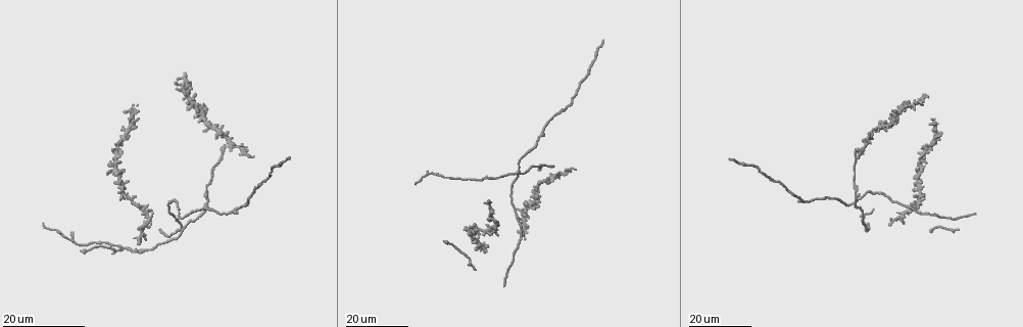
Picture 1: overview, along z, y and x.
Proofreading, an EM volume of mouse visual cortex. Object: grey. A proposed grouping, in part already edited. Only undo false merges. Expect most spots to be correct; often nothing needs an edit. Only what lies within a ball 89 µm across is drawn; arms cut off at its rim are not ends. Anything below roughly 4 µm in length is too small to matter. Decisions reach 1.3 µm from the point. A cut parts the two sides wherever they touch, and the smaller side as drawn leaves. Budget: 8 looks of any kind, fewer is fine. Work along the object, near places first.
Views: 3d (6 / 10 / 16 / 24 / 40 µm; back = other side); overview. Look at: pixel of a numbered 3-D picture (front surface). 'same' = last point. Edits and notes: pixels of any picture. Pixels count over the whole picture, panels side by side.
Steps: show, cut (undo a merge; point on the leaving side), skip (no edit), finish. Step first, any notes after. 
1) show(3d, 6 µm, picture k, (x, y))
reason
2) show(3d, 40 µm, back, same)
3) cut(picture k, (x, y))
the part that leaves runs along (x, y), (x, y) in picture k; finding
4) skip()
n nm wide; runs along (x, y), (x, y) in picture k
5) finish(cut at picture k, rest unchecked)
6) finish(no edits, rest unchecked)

show(3d, 16 µm, picture 1, (489, 212))
four or more arms meet

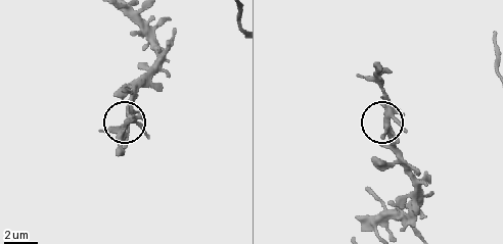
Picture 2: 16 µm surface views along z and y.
show(3d, 6 µm, picture 2, (385, 119))
zoom in

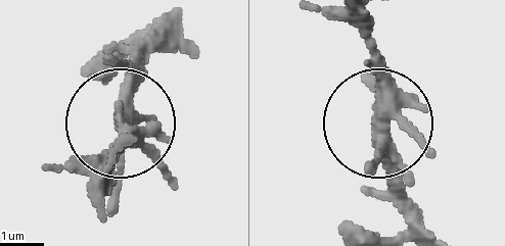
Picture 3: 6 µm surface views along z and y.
skip()
runs along (375, 128), (375, 25) in picture 3; all the same cell

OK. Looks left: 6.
show(3d, 24 µm, picture 1, (130, 248))

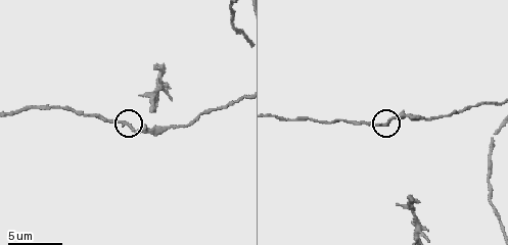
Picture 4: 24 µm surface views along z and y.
show(3d, 6 µm, picture 4, (386, 125))

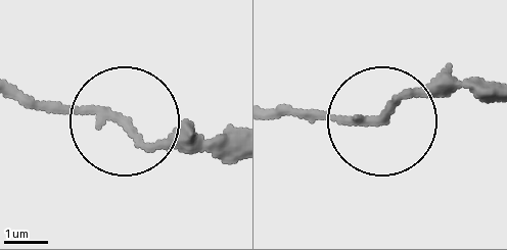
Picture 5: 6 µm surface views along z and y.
show(3d, 6 µm, back, picture 5, (119, 122))

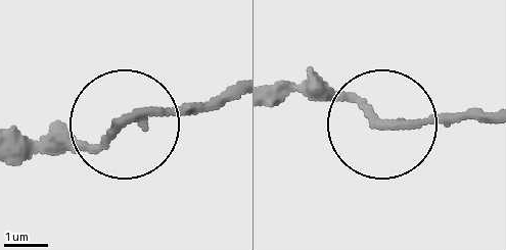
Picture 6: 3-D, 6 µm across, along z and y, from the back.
skip()
one cell here

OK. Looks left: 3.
show(3d, 24 µm, picture 1, (70, 237))
calibre changes

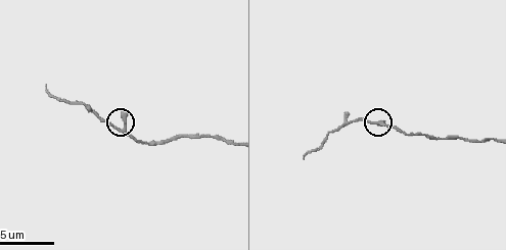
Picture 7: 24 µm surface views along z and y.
show(3d, 10 µm, picture 7, (374, 123))

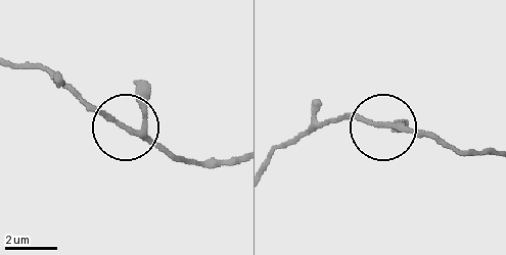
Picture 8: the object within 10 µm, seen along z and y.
show(3d, 10 µm, back, picture 8, (382, 126))

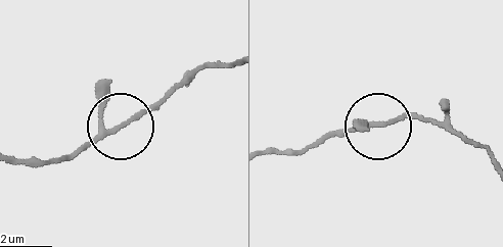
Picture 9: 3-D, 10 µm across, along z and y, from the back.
skip()
160 nm wide; runs along (269, 151), (302, 151), (374, 125), (431, 118) in picture 9; one cell here

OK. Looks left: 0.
finish(no edits, rest unchecked)

